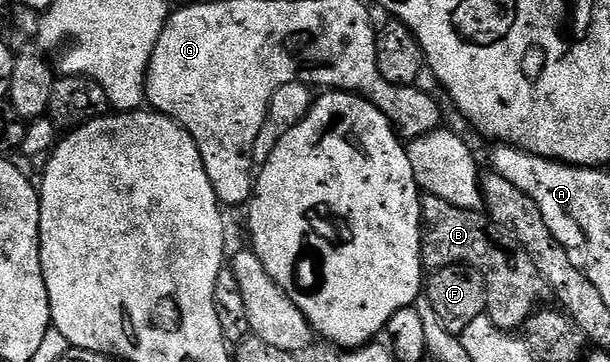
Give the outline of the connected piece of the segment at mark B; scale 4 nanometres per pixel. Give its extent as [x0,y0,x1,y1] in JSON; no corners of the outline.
[422,195,548,331]

